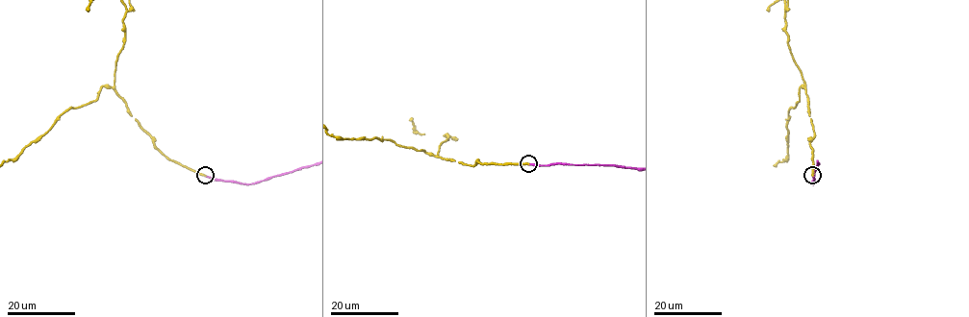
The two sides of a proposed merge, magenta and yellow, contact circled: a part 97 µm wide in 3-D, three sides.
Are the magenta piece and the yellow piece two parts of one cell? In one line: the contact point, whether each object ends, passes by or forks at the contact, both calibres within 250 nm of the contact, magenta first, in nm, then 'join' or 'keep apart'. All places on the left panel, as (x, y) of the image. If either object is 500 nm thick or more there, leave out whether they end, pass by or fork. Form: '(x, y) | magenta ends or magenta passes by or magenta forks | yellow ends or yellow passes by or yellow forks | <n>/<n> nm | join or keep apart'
(205, 175) | magenta ends | yellow ends | 220/220 nm | join

